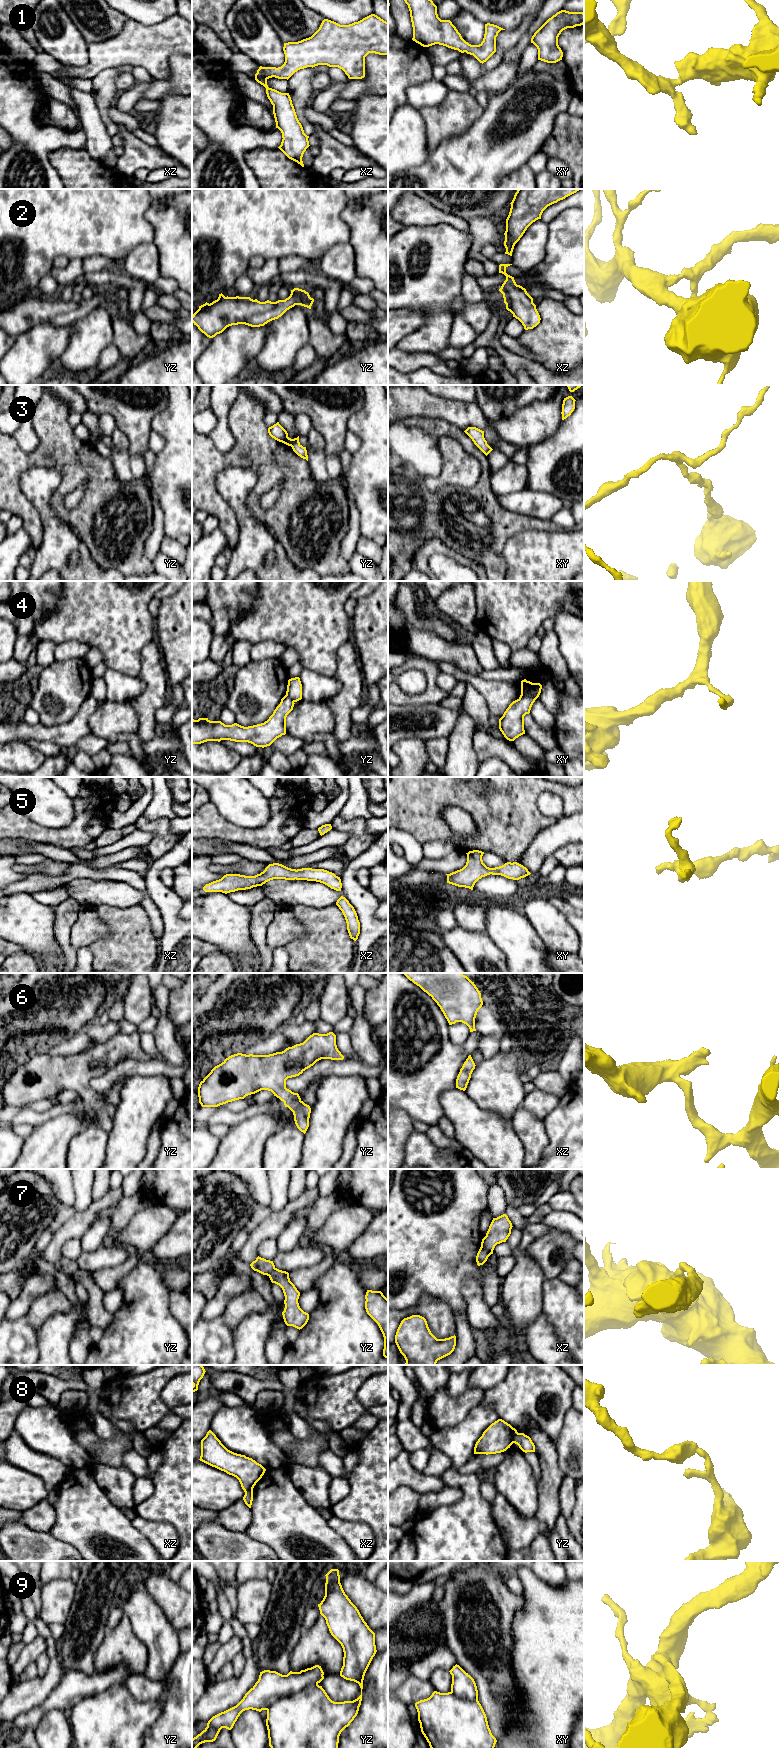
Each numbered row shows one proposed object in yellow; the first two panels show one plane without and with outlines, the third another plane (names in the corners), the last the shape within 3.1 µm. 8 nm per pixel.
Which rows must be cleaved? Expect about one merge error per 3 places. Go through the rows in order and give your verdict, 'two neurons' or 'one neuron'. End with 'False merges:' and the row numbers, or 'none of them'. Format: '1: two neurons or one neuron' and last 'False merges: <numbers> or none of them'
1: one neuron
2: one neuron
3: one neuron
4: two neurons
5: one neuron
6: one neuron
7: two neurons
8: two neurons
9: one neuron
False merges: 4, 7, 8

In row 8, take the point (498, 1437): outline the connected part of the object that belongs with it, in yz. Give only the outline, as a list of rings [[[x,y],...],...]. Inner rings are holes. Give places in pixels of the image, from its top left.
[[[502,1419],[492,1423],[478,1439],[474,1454],[496,1454],[506,1451],[513,1444],[517,1430]]]

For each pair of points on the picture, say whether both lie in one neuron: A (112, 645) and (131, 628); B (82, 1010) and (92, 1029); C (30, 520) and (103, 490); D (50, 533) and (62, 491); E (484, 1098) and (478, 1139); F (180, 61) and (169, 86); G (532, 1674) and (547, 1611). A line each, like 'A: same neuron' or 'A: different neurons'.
A: same neuron
B: different neurons
C: same neuron
D: different neurons
E: different neurons
F: same neuron
G: same neuron

